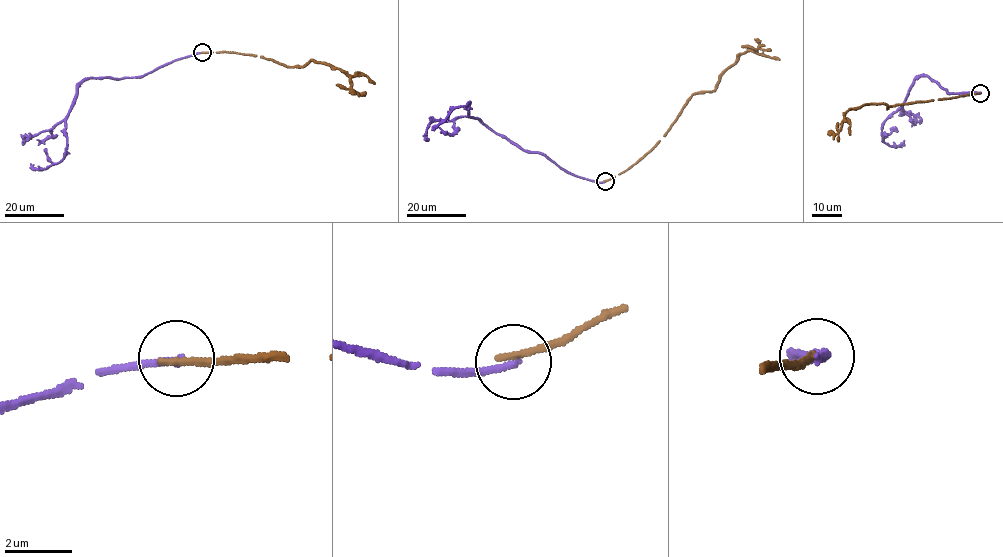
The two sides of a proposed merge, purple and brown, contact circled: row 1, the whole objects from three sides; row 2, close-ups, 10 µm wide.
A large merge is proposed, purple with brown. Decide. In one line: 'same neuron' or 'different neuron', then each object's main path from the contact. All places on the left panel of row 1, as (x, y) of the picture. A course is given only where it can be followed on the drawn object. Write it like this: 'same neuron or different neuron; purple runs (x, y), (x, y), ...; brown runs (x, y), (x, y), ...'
different neuron; purple runs (202, 52), (176, 59), (140, 76), (84, 80), (66, 119), (65, 156), (45, 169), (34, 168), (30, 163); brown runs (202, 52), (260, 57), (288, 67), (304, 66), (311, 60), (348, 74), (367, 76), (375, 83)

